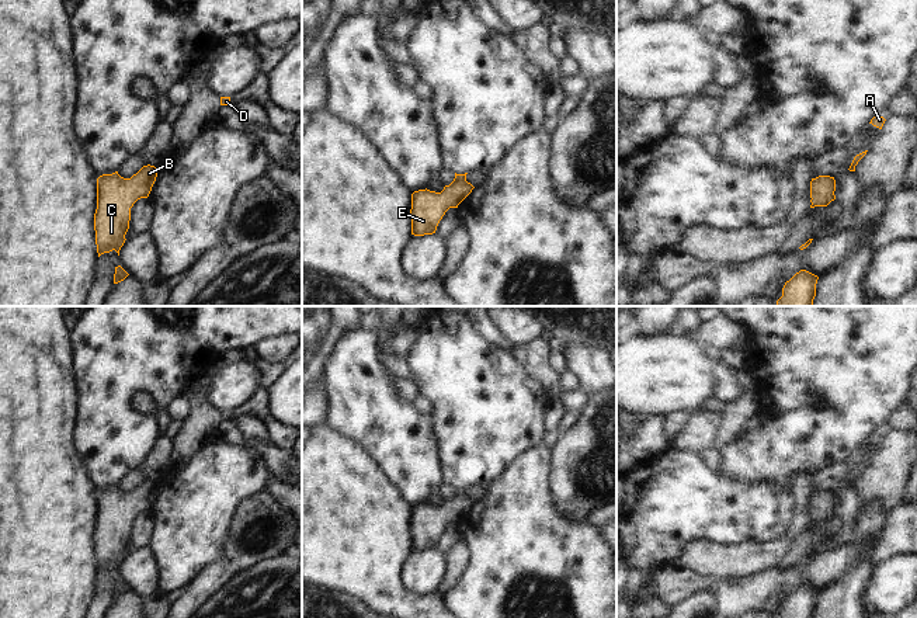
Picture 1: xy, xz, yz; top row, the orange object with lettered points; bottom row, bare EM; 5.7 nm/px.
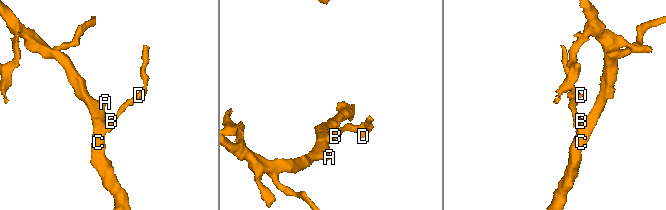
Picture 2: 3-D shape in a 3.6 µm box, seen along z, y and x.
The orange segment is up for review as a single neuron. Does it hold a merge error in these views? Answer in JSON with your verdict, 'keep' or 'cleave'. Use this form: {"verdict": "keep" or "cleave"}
{"verdict": "keep"}

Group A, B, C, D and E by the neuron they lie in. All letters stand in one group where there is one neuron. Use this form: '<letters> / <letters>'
A B C D E

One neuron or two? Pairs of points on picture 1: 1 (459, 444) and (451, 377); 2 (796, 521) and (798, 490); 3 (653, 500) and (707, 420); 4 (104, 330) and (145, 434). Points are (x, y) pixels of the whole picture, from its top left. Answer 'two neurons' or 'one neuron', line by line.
1: one neuron
2: one neuron
3: two neurons
4: one neuron

